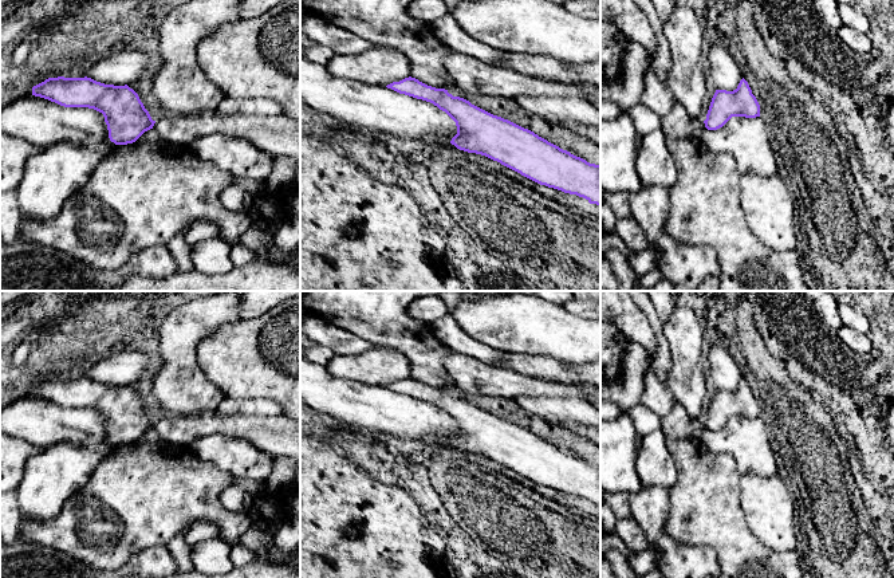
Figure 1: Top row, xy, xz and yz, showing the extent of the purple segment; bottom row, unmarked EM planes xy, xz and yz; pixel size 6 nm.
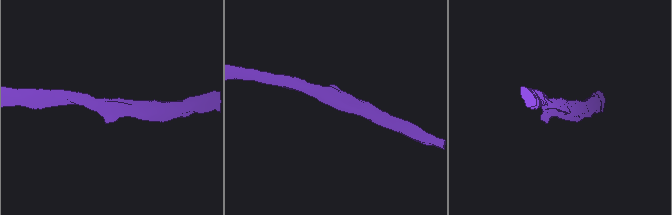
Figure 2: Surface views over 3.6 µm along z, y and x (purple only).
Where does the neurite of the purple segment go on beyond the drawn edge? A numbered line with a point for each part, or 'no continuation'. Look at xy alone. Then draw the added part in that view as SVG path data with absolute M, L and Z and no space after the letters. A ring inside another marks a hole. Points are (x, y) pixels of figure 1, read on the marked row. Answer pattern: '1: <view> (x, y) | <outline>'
1: xy (276, 136) | M197 111L166 115L155 121L153 130L166 142L189 146L194 139L220 133L247 139L271 157L300 160L300 121L285 115L221 115Z

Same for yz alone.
1: yz (677, 124) | M676 103L674 107L662 118L661 129L667 138L693 138L700 139L706 130L705 123L698 118L693 118L688 111Z

